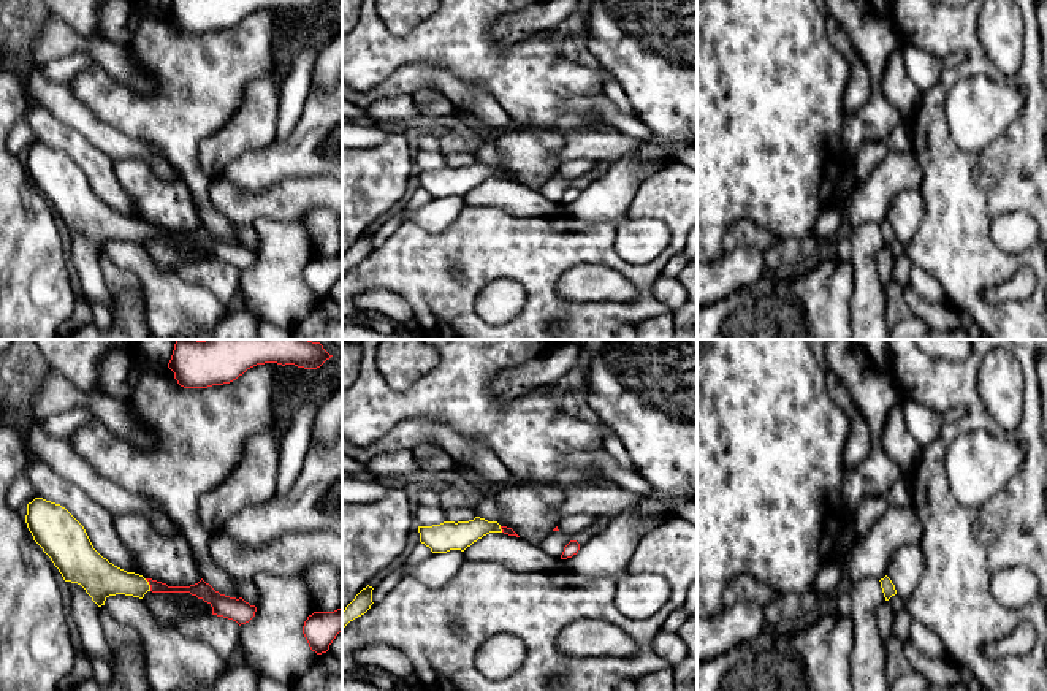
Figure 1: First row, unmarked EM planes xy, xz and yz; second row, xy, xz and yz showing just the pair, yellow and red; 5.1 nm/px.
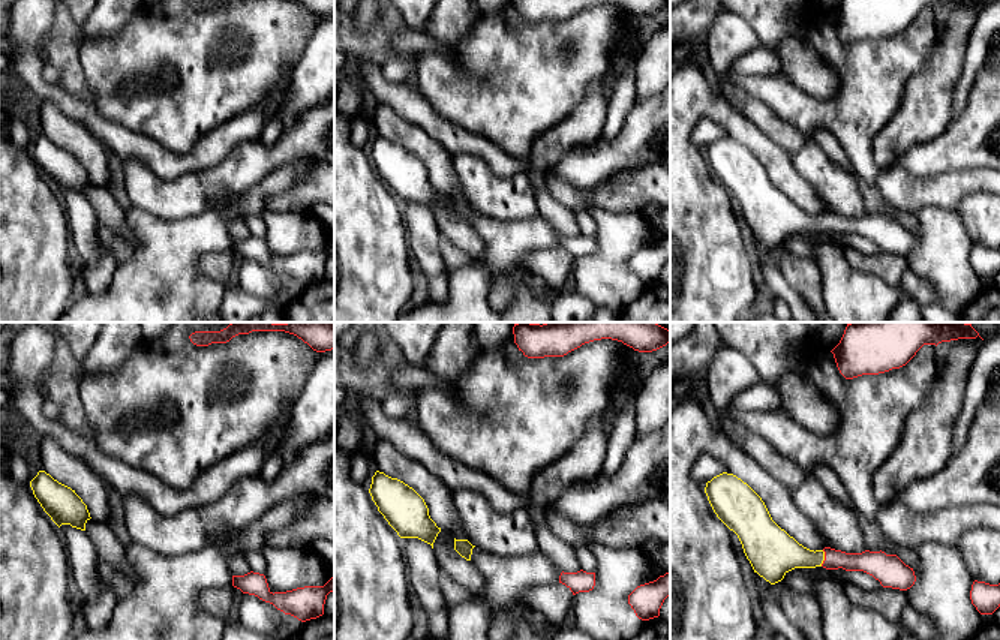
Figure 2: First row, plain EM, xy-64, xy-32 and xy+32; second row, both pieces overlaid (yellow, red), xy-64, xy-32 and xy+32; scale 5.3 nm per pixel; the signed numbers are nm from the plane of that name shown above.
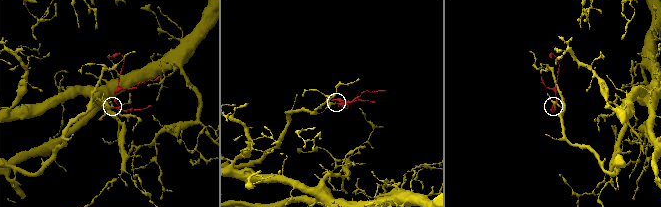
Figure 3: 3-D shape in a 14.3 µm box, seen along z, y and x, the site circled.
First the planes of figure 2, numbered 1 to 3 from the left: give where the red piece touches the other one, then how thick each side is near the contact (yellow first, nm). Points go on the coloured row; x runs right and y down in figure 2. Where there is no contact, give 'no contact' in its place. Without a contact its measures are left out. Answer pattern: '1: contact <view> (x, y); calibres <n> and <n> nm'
1: no contact
2: no contact
3: contact xy+32 (823, 558); calibres 220 and 120 nm

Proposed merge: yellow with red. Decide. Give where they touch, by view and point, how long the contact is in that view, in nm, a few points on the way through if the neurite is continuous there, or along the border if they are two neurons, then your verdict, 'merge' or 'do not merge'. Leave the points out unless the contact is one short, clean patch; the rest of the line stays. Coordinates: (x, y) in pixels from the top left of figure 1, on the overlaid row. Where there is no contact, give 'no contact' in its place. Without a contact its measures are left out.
xy (149, 585) | 70 nm | across xy (102, 579), (149, 585), (198, 590) | merge

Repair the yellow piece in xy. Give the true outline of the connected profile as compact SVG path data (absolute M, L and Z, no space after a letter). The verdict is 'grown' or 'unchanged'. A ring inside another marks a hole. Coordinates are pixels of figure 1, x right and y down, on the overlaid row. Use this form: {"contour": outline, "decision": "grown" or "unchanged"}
{"contour": "M35 498L27 504L25 523L63 580L81 585L98 607L116 594L143 599L147 591L190 593L207 602L212 615L233 620L239 626L255 617L255 605L242 597L220 594L203 578L190 586L168 586L114 566L93 548L84 526L60 504Z", "decision": "grown"}

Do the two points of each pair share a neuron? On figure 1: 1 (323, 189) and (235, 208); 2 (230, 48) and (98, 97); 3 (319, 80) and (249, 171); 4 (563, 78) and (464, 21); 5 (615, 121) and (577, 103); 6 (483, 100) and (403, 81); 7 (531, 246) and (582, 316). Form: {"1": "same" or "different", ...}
{"1": "same", "2": "same", "3": "different", "4": "same", "5": "same", "6": "same", "7": "same"}

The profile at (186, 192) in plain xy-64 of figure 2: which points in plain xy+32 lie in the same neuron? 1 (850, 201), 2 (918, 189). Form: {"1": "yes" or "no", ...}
{"1": "yes", "2": "no"}

